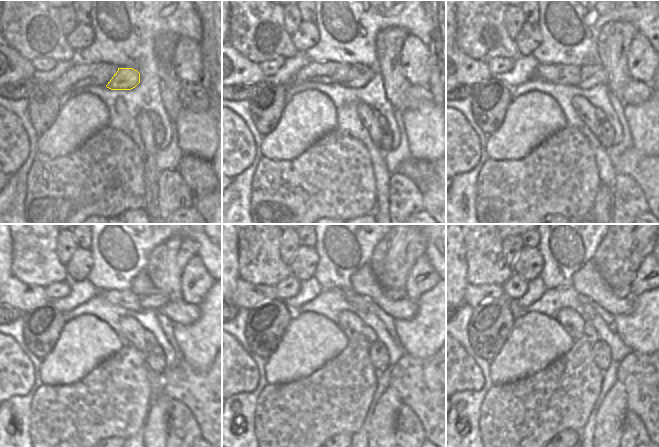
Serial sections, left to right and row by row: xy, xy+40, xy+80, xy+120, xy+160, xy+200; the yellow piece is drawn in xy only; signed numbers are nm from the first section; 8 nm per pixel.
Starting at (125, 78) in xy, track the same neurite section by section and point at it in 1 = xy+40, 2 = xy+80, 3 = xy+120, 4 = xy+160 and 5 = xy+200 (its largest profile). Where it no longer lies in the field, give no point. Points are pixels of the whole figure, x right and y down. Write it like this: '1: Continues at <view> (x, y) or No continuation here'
1: Continues at xy+40 (359, 75)
2: Continues at xy+80 (590, 76)
3: Continues at xy+120 (150, 301)
4: Continues at xy+160 (392, 294)
5: Continues at xy+200 (624, 292).

